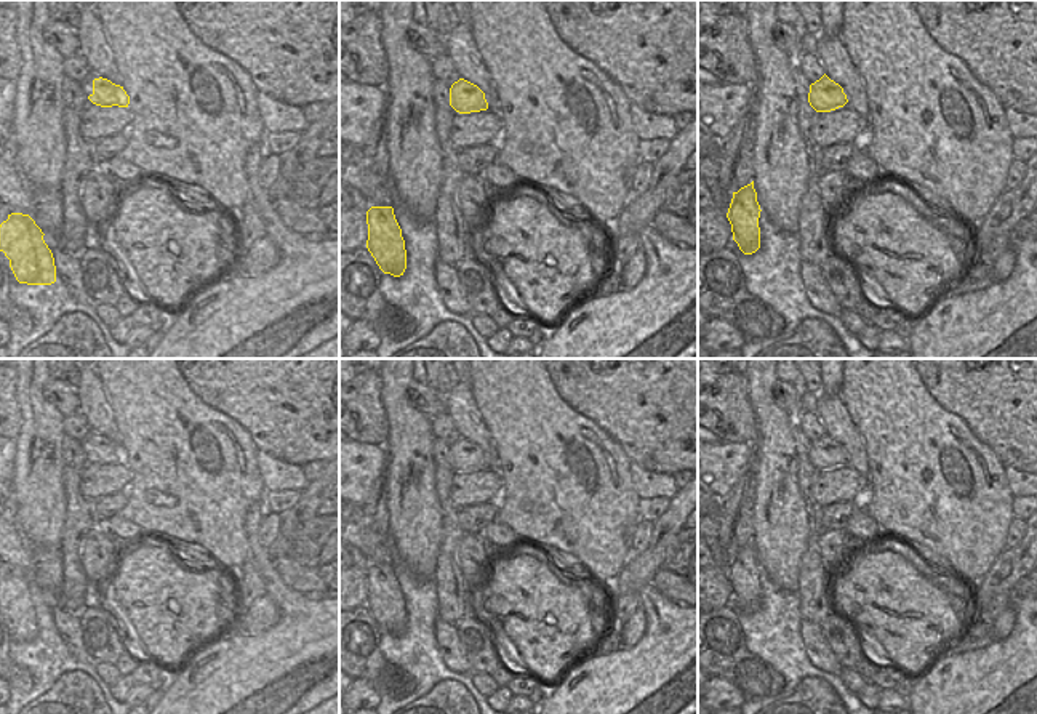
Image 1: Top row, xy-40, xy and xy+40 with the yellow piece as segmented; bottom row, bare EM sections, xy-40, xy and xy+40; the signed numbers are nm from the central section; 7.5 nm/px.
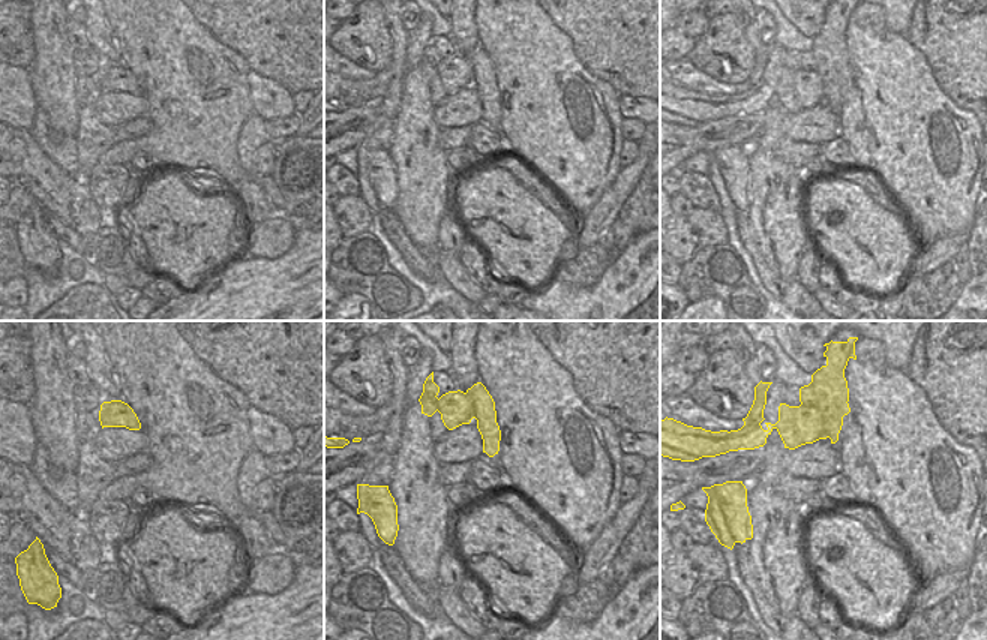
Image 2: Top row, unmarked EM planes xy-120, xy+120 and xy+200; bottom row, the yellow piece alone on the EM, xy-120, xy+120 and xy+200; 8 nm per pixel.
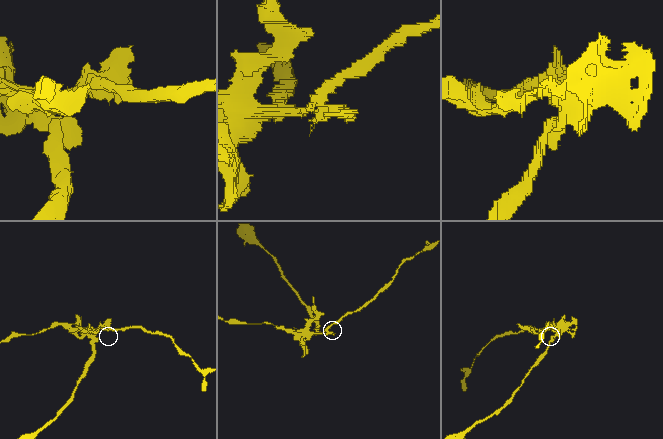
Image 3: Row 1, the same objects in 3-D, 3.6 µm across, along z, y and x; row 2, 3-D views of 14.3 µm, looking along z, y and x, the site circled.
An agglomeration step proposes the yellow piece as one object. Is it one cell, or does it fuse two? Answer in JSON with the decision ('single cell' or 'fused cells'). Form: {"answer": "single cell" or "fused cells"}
{"answer": "fused cells"}

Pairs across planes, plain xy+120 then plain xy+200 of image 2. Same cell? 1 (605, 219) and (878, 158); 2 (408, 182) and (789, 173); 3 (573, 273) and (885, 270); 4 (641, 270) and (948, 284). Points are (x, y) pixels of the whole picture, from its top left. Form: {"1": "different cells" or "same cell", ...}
{"1": "different cells", "2": "same cell", "3": "different cells", "4": "different cells"}

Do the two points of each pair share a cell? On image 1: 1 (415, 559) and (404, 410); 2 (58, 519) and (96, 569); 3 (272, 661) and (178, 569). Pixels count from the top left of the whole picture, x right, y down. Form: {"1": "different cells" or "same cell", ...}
{"1": "same cell", "2": "different cells", "3": "different cells"}

